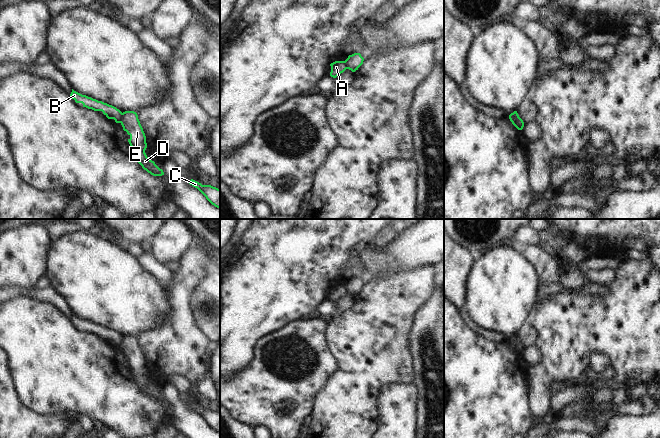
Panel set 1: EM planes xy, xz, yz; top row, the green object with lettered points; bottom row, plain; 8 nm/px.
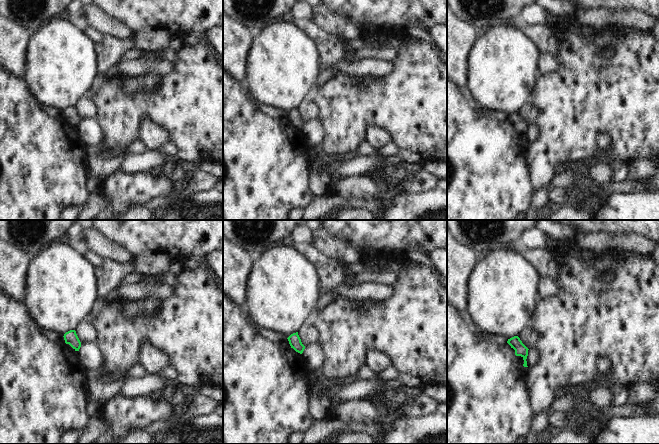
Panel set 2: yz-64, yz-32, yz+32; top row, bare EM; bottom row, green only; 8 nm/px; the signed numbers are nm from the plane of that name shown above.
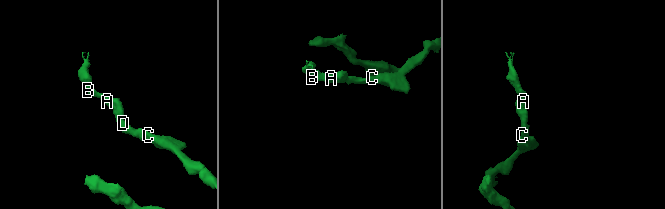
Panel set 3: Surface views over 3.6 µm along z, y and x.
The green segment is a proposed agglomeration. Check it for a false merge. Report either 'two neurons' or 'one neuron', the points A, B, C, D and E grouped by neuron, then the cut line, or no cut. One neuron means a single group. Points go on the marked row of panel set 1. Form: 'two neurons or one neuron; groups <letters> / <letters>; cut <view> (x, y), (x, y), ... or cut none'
two neurons; groups A B / C D E; cut yz (511, 113), (517, 122), (523, 124)

